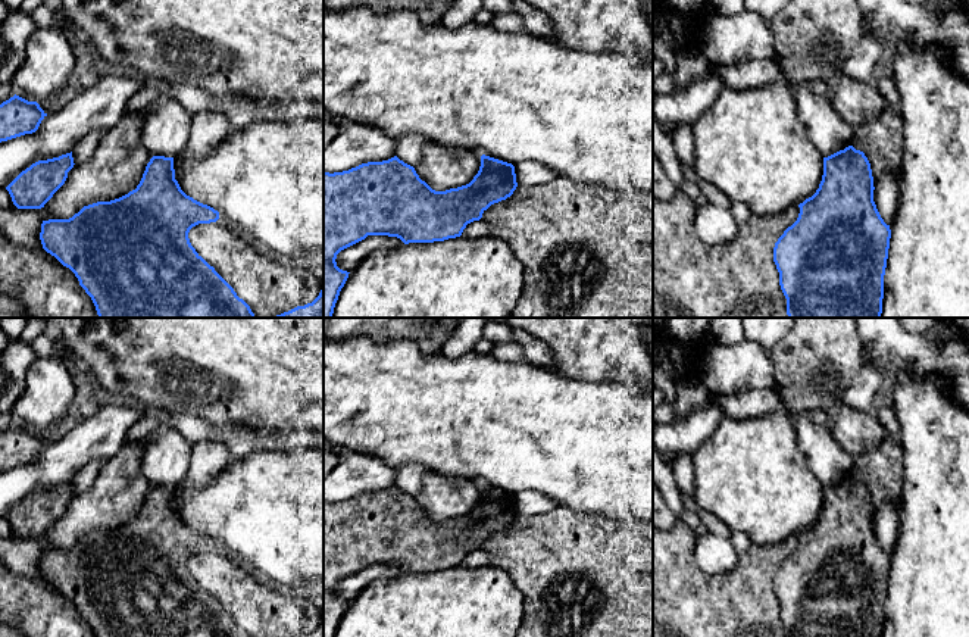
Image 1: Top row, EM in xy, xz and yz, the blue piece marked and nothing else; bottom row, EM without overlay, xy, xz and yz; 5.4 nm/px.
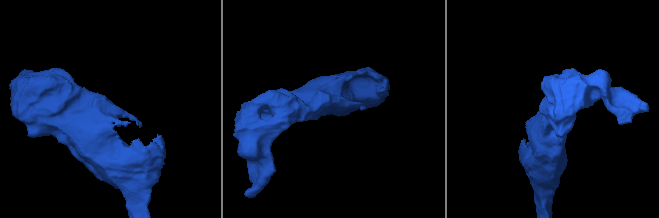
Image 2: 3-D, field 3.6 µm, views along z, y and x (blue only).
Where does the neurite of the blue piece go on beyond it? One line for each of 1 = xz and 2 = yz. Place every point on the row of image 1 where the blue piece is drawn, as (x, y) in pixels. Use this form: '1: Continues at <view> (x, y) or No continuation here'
1: No continuation here
2: No continuation here

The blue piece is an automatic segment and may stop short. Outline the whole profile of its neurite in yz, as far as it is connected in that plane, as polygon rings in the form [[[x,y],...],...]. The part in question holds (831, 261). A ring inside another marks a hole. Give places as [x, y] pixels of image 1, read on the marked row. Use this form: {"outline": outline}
{"outline": [[[848,146],[823,157],[819,188],[798,204],[797,221],[784,231],[773,247],[788,318],[881,318],[891,229],[876,209],[873,190],[870,163],[863,152]]]}

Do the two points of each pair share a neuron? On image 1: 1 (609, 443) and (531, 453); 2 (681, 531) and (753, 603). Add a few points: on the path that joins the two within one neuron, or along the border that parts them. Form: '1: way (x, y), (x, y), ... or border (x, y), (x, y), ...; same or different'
1: way (590, 445), (559, 445), (550, 453); same
2: way (681, 558), (681, 564), (721, 603), (727, 603); same

